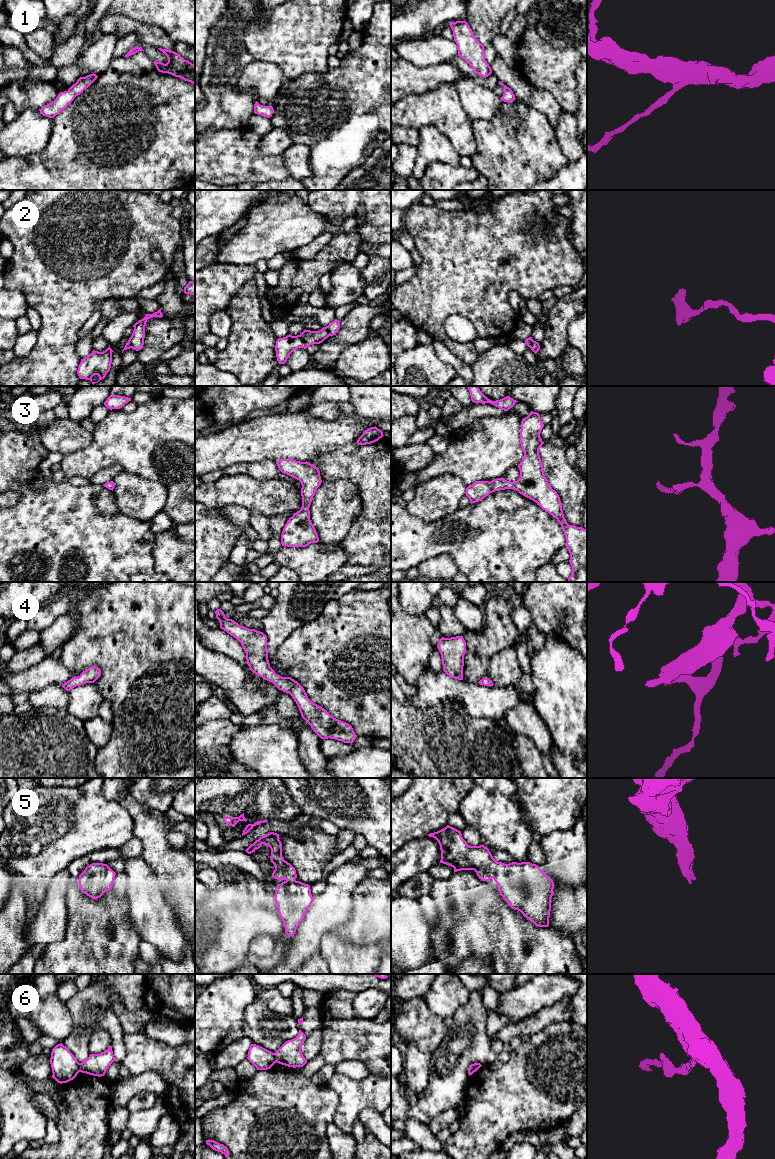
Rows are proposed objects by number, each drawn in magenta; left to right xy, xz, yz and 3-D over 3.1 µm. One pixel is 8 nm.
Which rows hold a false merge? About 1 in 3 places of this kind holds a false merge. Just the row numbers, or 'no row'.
6

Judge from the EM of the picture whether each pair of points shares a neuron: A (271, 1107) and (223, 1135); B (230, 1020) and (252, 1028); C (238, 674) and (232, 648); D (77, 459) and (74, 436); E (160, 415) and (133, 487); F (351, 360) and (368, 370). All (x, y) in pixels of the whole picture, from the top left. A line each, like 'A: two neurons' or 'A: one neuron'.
A: one neuron
B: two neurons
C: two neurons
D: two neurons
E: two neurons
F: one neuron

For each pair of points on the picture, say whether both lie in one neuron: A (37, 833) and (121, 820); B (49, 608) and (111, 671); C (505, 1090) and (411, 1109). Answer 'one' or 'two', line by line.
A: one
B: two
C: two

